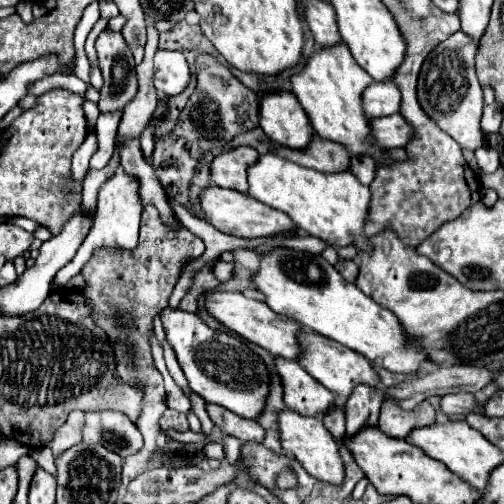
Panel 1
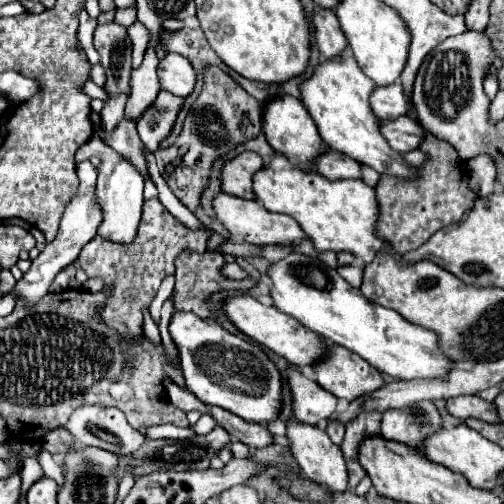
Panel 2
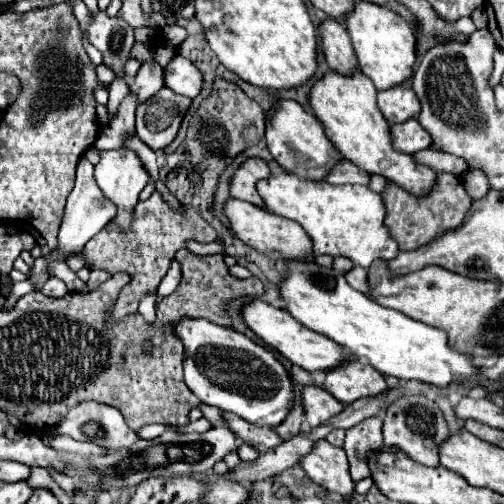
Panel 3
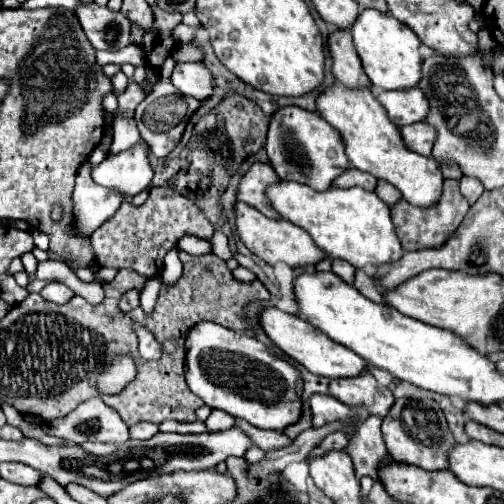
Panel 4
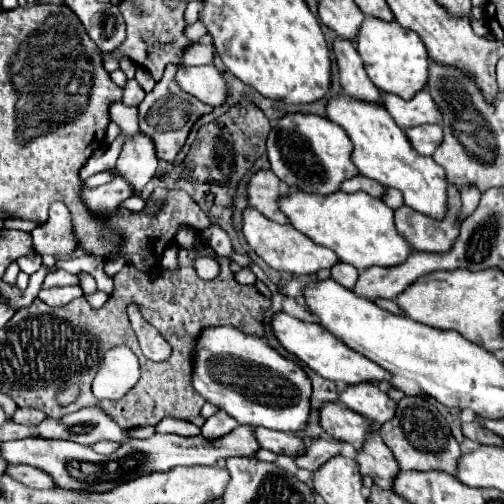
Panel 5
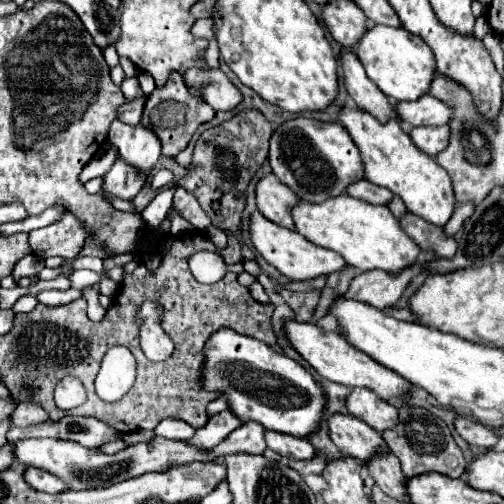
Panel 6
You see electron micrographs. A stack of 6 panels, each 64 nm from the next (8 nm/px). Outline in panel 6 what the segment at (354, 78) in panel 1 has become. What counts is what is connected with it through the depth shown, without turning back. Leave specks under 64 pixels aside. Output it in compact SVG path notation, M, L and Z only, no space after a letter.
M342 106L338 112L338 122L348 130L350 138L360 150L366 180L388 188L392 194L398 194L410 212L422 216L436 226L444 226L450 220L456 198L448 172L438 166L434 158L420 152L396 120L388 120L382 124L370 112Z

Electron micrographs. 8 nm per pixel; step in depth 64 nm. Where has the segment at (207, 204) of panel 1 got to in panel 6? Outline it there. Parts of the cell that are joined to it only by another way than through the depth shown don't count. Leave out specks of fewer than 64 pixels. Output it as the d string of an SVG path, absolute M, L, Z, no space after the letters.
M254 212L250 218L250 240L254 244L254 250L268 264L272 264L284 276L288 276L290 280L312 280L320 274L332 274L332 272L338 272L346 266L346 262L340 254L304 240L304 236L300 236L294 230L288 230L288 228L274 224L274 222L268 222L260 212Z

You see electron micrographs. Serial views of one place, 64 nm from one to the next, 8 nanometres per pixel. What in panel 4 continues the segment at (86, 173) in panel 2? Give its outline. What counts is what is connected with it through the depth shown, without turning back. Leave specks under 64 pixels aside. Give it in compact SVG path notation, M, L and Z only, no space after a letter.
M88 161L82 164L72 194L74 222L70 230L80 238L92 236L92 232L110 220L122 204L122 196L118 192L102 188L92 180L91 170Z

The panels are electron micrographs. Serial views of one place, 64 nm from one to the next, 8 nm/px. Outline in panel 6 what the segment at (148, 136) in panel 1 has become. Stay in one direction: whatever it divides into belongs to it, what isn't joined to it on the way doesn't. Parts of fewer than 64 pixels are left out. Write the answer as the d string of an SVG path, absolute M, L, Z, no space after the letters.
M174 72L164 88L156 88L148 98L146 98L146 104L144 104L144 112L142 112L142 126L156 132L158 140L162 142L162 156L166 158L176 158L178 152L182 152L186 148L186 144L190 142L192 134L196 132L196 128L202 124L202 122L208 122L210 118L214 116L214 110L200 98L196 96L190 96L188 90L184 90L184 82L182 78Z

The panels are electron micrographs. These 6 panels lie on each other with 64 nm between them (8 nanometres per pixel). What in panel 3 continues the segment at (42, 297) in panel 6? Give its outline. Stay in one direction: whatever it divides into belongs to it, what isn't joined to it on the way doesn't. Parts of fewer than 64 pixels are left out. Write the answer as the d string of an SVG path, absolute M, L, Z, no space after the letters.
M50 278L50 280L44 284L42 292L48 294L48 296L52 296L52 298L60 298L60 296L64 296L64 292L66 292L66 284L64 284L60 278Z

